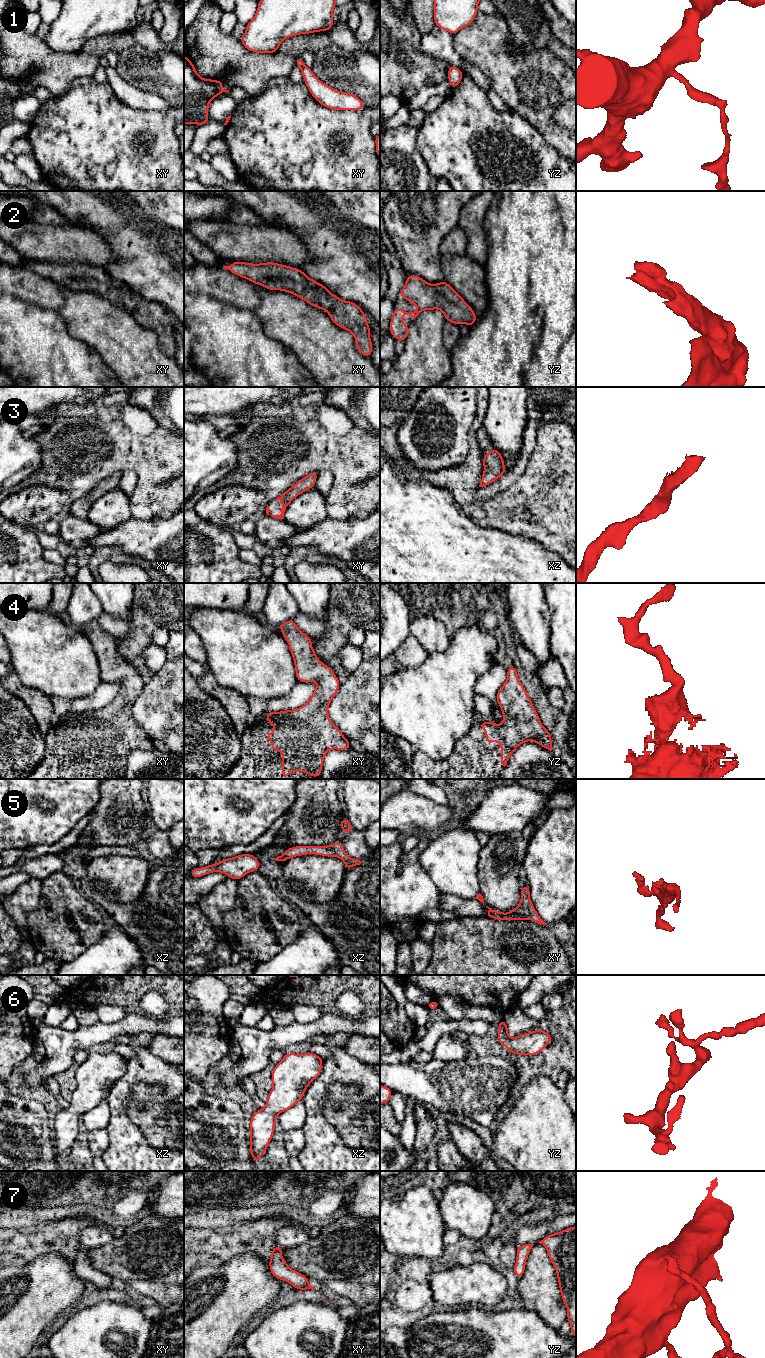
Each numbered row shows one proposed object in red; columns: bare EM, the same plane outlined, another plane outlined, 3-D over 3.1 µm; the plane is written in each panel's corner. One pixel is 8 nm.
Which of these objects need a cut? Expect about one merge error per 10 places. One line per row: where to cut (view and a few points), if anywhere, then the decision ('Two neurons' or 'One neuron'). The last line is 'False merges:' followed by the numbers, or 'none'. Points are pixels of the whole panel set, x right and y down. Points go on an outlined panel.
1: No split. One neuron
2: No split. One neuron
3: No split. One neuron
4: No split. One neuron
5: No split. One neuron
6: No split. One neuron
7: No split. One neuron
False merges: none

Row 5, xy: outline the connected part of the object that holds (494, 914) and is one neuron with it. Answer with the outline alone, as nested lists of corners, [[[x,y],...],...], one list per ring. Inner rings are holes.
[[[526,884],[521,887],[521,899],[520,904],[515,908],[510,910],[509,913],[503,913],[500,911],[493,910],[486,906],[489,910],[485,916],[496,919],[496,920],[532,920],[535,923],[547,925],[538,915],[535,910],[531,900],[529,886]]]

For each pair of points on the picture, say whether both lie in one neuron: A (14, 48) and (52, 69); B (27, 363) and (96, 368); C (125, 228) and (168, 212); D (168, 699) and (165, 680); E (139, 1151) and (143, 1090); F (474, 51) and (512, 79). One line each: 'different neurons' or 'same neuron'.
A: same neuron
B: same neuron
C: same neuron
D: same neuron
E: different neurons
F: same neuron

